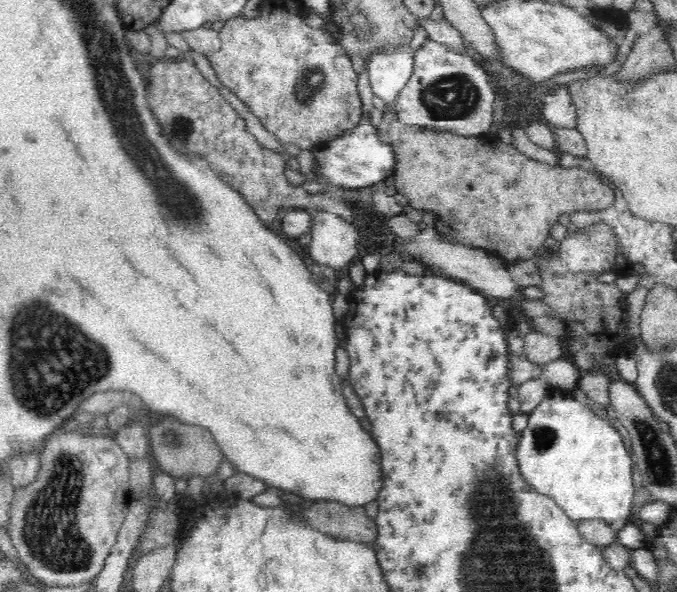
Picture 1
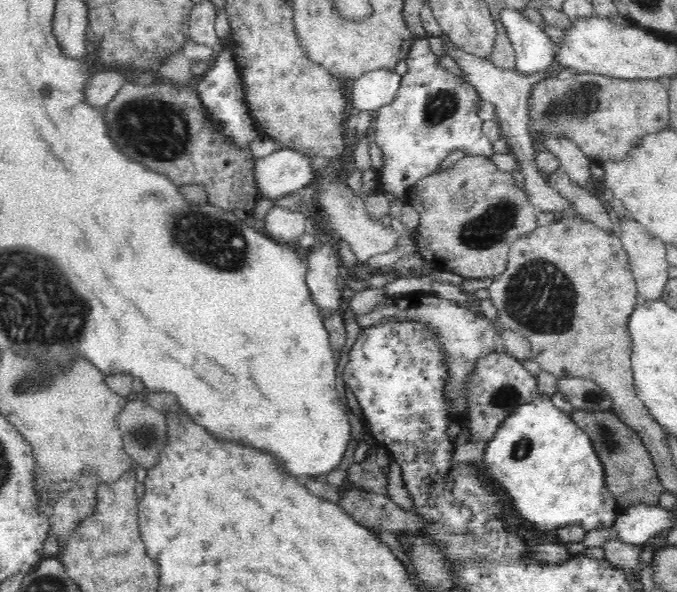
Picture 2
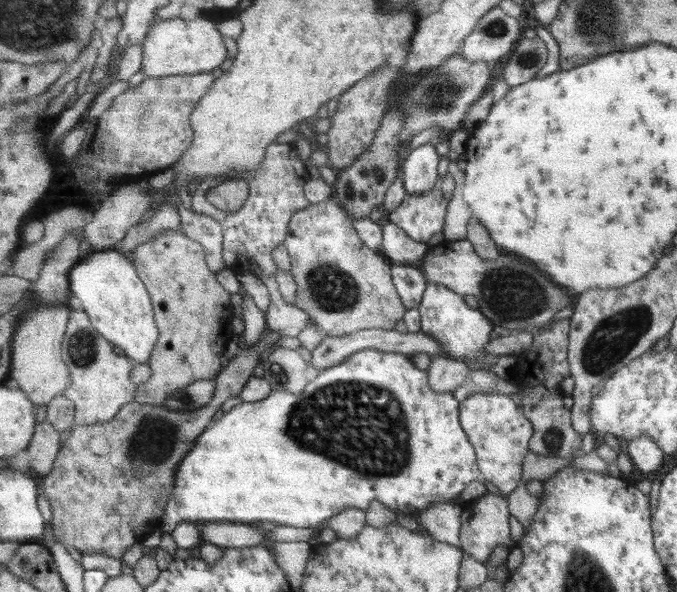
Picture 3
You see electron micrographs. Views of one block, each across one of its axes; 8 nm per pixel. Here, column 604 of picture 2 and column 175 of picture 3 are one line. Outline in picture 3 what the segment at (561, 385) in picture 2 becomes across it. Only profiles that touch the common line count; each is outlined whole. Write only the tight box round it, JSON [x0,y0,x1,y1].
[165,380,216,412]

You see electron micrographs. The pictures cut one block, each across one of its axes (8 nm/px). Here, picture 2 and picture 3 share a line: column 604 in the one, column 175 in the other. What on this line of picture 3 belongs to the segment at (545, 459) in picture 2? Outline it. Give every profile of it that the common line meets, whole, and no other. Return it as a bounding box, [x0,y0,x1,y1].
[161,348,483,533]

